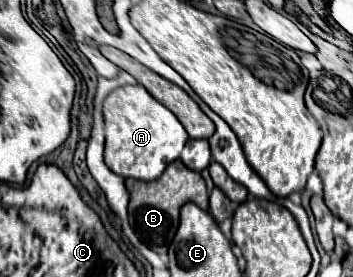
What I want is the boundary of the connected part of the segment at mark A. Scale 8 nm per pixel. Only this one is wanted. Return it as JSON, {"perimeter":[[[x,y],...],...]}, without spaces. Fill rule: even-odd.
{"perimeter":[[[124,86],[116,88],[104,100],[104,122],[106,122],[106,150],[104,162],[106,166],[124,178],[136,180],[156,180],[166,170],[166,166],[180,158],[184,144],[188,142],[188,132],[184,126],[166,110],[166,106],[158,104],[144,86]]]}

